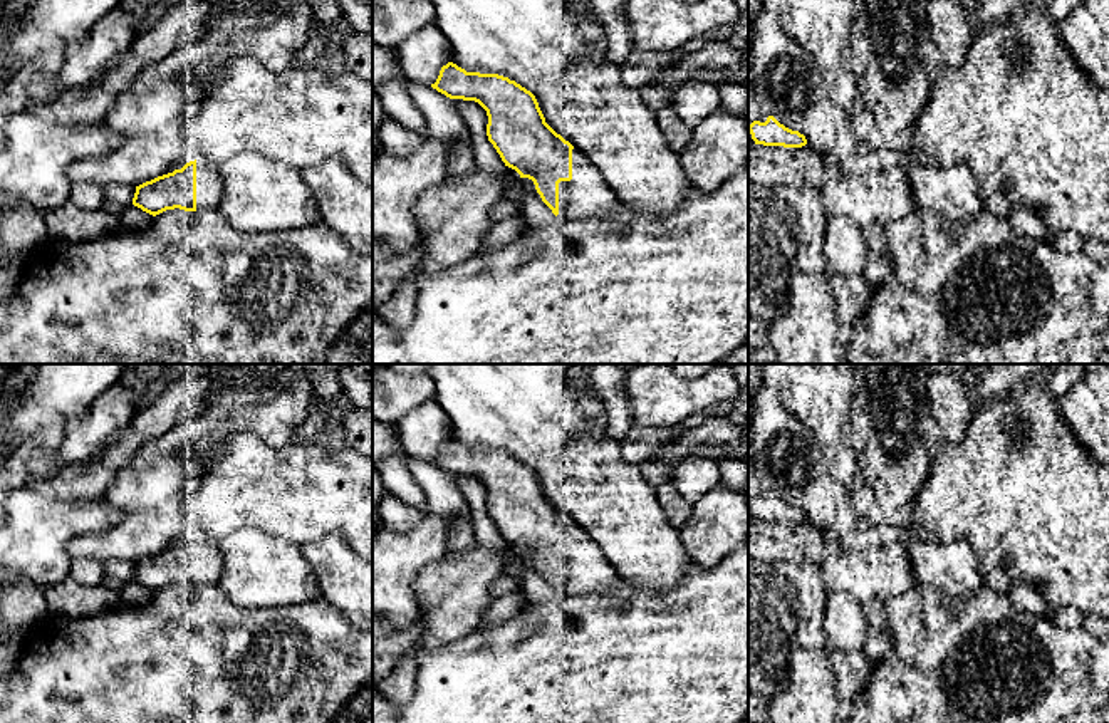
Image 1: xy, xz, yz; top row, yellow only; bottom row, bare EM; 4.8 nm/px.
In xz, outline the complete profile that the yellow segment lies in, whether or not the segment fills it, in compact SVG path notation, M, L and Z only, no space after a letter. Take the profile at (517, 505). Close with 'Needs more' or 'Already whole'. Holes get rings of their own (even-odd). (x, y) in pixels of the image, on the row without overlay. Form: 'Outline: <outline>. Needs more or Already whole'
Outline: M448 438L431 463L450 475L475 476L487 486L488 517L505 542L534 557L542 577L555 592L589 596L604 594L617 585L621 577L597 544L545 498L535 471L515 456L498 450L466 448Z. Needs more

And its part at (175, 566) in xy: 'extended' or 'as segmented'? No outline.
extended

